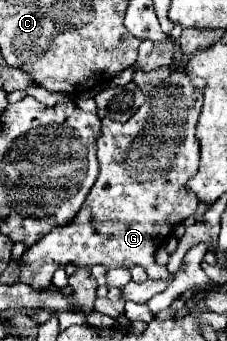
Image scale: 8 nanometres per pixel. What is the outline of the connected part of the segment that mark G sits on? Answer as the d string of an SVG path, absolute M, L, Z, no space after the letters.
M176 69L164 81L160 81L146 97L146 103L126 121L118 123L112 119L102 119L102 135L98 139L98 163L100 175L90 189L78 215L66 225L56 227L44 236L34 247L22 255L20 268L22 283L34 289L46 289L52 275L72 261L81 267L86 265L106 265L106 267L132 267L140 265L146 269L150 279L168 279L170 271L154 261L156 251L170 239L176 225L186 221L198 209L198 199L184 189L184 183L196 173L200 149L196 141L196 123L202 107L202 91L206 87L204 79L192 77L186 69Z

